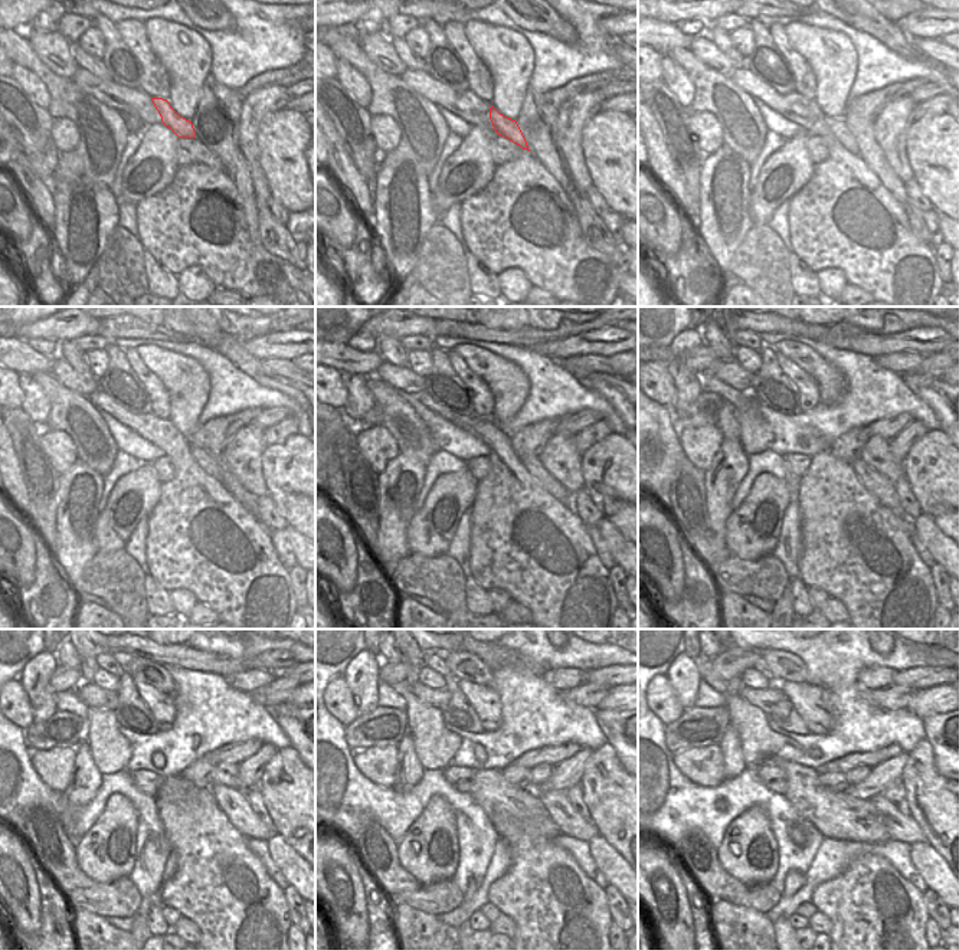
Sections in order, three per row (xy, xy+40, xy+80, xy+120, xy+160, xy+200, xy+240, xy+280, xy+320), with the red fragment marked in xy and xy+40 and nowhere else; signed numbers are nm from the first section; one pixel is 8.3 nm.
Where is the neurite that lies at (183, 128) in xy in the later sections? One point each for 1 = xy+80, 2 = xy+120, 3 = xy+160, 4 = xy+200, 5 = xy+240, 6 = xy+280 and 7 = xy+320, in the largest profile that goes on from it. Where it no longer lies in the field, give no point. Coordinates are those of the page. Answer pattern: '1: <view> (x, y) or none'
1: xy+80 (837, 125)
2: xy+120 (208, 462)
3: xy+160 (532, 464)
4: xy+200 (877, 484)
5: xy+240 (233, 802)
6: xy+280 (570, 824)
7: xy+320 (903, 828)

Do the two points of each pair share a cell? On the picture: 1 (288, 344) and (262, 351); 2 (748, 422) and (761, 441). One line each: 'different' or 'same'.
1: same
2: same

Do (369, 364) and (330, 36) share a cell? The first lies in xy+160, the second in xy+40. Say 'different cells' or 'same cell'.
same cell

